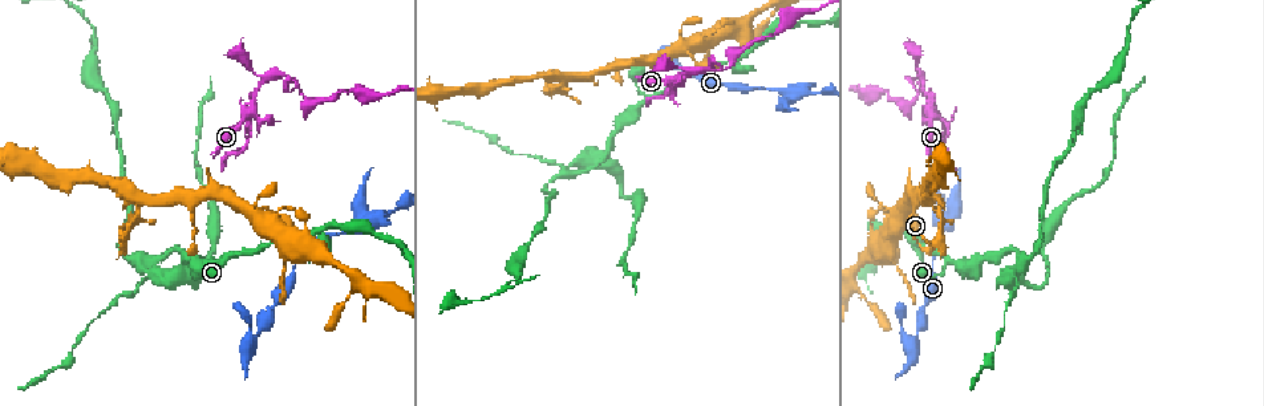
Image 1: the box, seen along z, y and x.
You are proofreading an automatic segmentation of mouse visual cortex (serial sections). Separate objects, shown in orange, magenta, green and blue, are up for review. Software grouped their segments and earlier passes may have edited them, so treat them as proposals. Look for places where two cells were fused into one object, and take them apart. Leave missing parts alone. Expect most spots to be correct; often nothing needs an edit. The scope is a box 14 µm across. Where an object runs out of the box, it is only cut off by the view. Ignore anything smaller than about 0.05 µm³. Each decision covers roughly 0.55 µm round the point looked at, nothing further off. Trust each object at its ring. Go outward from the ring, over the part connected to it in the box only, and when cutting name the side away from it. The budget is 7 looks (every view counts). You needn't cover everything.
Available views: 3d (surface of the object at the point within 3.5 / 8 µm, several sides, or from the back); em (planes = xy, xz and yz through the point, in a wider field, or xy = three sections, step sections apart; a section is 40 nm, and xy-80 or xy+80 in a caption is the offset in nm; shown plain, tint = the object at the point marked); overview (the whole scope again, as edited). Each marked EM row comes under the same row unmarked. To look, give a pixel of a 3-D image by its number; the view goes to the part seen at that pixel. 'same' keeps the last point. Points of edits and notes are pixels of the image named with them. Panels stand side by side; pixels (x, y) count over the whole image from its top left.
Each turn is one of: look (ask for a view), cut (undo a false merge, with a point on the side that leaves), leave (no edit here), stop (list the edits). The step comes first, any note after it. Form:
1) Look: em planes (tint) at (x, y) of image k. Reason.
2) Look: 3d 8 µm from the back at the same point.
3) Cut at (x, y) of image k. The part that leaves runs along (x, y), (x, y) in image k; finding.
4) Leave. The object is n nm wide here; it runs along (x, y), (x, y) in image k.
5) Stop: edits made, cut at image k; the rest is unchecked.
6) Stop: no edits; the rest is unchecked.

Look: 3d 8 µm at (644, 96) of image 1. Sharp bend.

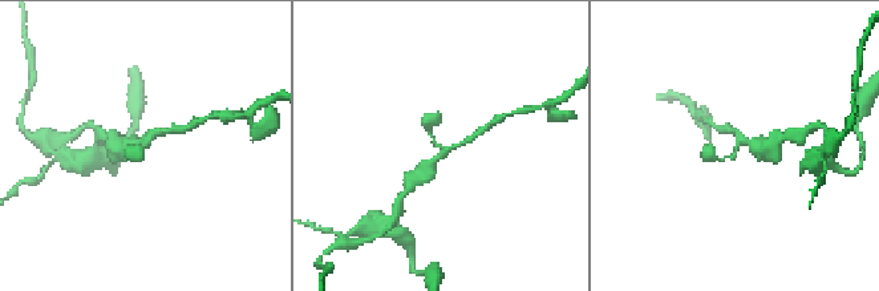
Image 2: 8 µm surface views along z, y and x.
Look: em planes (tint) at (149, 143) of image 2. Shape alone is not enough.

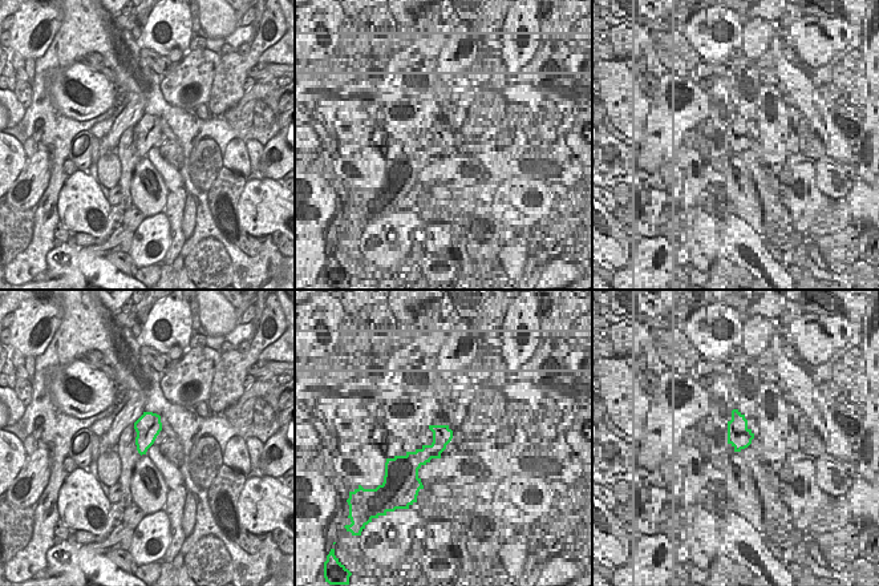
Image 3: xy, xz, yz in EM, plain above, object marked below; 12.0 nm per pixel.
Leave. 3 arms meet here; it runs along (428, 128), (445, 153), (417, 177) in image 2; all the same cell.

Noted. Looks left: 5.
Look: 3d 3.5 µm at (908, 242) of image 1. Side arm on a straight run.

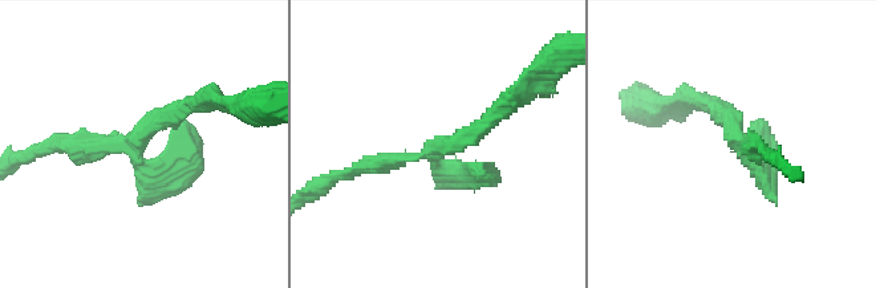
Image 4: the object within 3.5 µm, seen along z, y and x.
Look: em planes (tint) at (428, 153) of image 4.

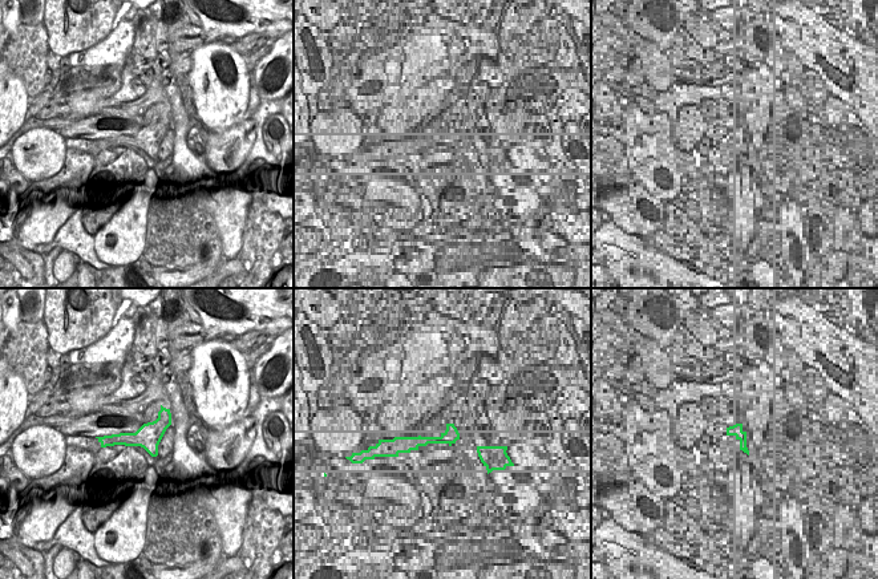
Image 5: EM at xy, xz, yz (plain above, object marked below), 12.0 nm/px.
Leave. It runs along (341, 174), (418, 158), (491, 117) in image 4; continuous, no second cell.

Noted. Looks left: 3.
Look: 3d 3.5 µm from the back at (152, 263) of image 1. Four-way junction.

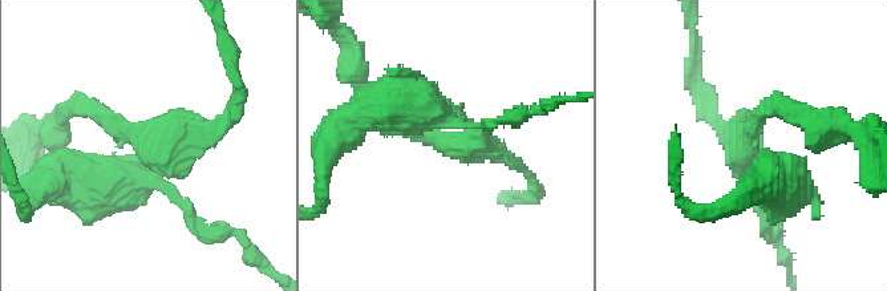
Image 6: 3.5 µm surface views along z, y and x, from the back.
Look: em xy step 1 (tint) at (745, 144) of image 6. 4 arms meet here; the arms are 100, 150, 250, 350 nm wide; need the tissue.

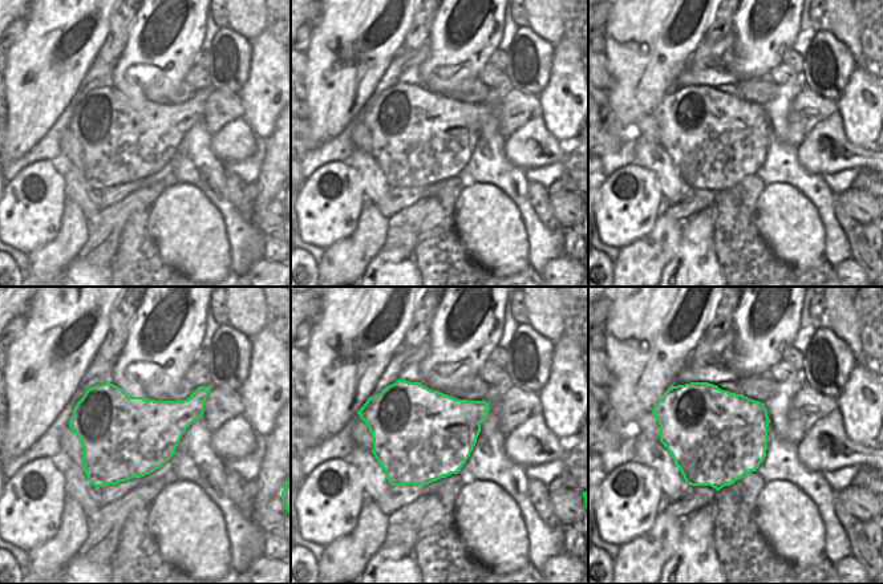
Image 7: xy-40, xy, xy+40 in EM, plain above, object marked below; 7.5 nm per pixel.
Look: em xy step 5 (tint) at the same point. Cut it another way.

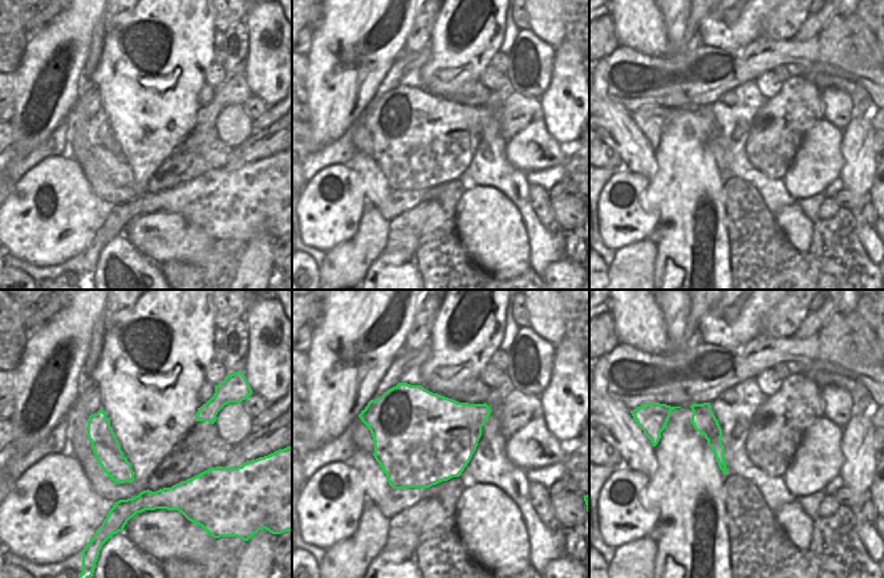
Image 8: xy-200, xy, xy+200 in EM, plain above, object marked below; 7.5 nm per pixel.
Cut at (97, 176) of image 6. The part that leaves runs along (153, 174), (39, 190) in image 6; two cells meet here.

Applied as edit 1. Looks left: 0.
Stop: edits made, cut at image 6; the rest is unchecked.

